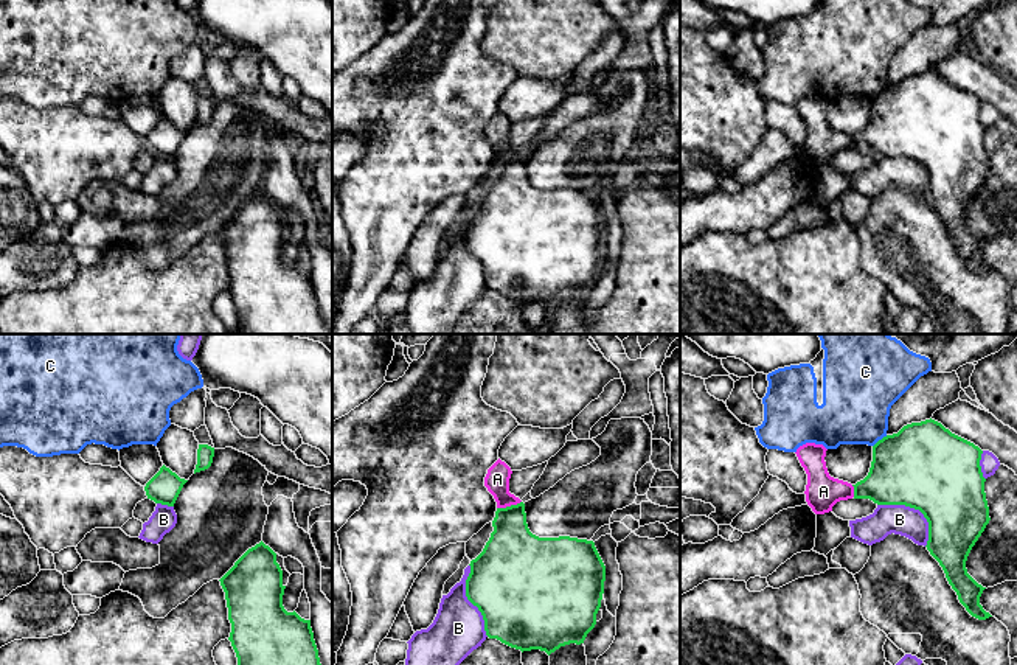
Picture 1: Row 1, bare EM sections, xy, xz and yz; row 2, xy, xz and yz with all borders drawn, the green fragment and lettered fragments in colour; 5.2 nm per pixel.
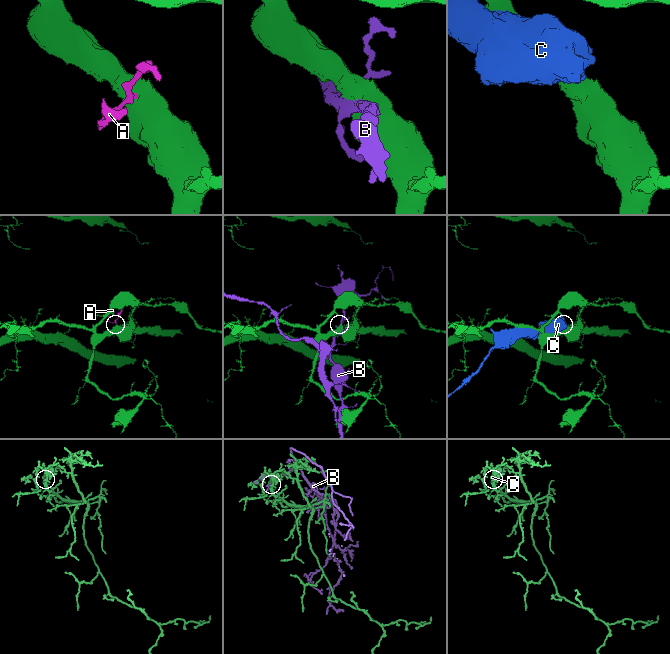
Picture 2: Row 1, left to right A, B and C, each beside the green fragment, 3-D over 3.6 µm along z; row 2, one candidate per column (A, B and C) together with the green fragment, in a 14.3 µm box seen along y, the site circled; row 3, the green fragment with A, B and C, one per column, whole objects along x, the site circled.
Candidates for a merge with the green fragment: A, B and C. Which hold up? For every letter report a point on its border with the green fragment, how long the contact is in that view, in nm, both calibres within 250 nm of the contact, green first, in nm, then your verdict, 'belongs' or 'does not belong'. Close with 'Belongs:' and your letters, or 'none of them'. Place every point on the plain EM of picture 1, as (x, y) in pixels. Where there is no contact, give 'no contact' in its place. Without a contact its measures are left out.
A: xz (508, 159) | 130 nm | 300/130 nm | belongs
B: yz (915, 160) | 340 nm | 440/160 nm | does not belong
C: yz (879, 92) | 100 nm | 420/360 nm | does not belong
Belongs: A

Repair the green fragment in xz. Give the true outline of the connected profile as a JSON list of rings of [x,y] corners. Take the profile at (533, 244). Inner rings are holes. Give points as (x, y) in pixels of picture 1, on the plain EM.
[[[498,110],[484,129],[484,138],[497,154],[494,183],[483,204],[469,216],[466,249],[481,264],[489,291],[522,305],[540,301],[550,308],[561,298],[584,295],[595,280],[606,218],[593,193],[533,186],[526,176],[525,155],[509,144],[511,126],[511,120]]]

